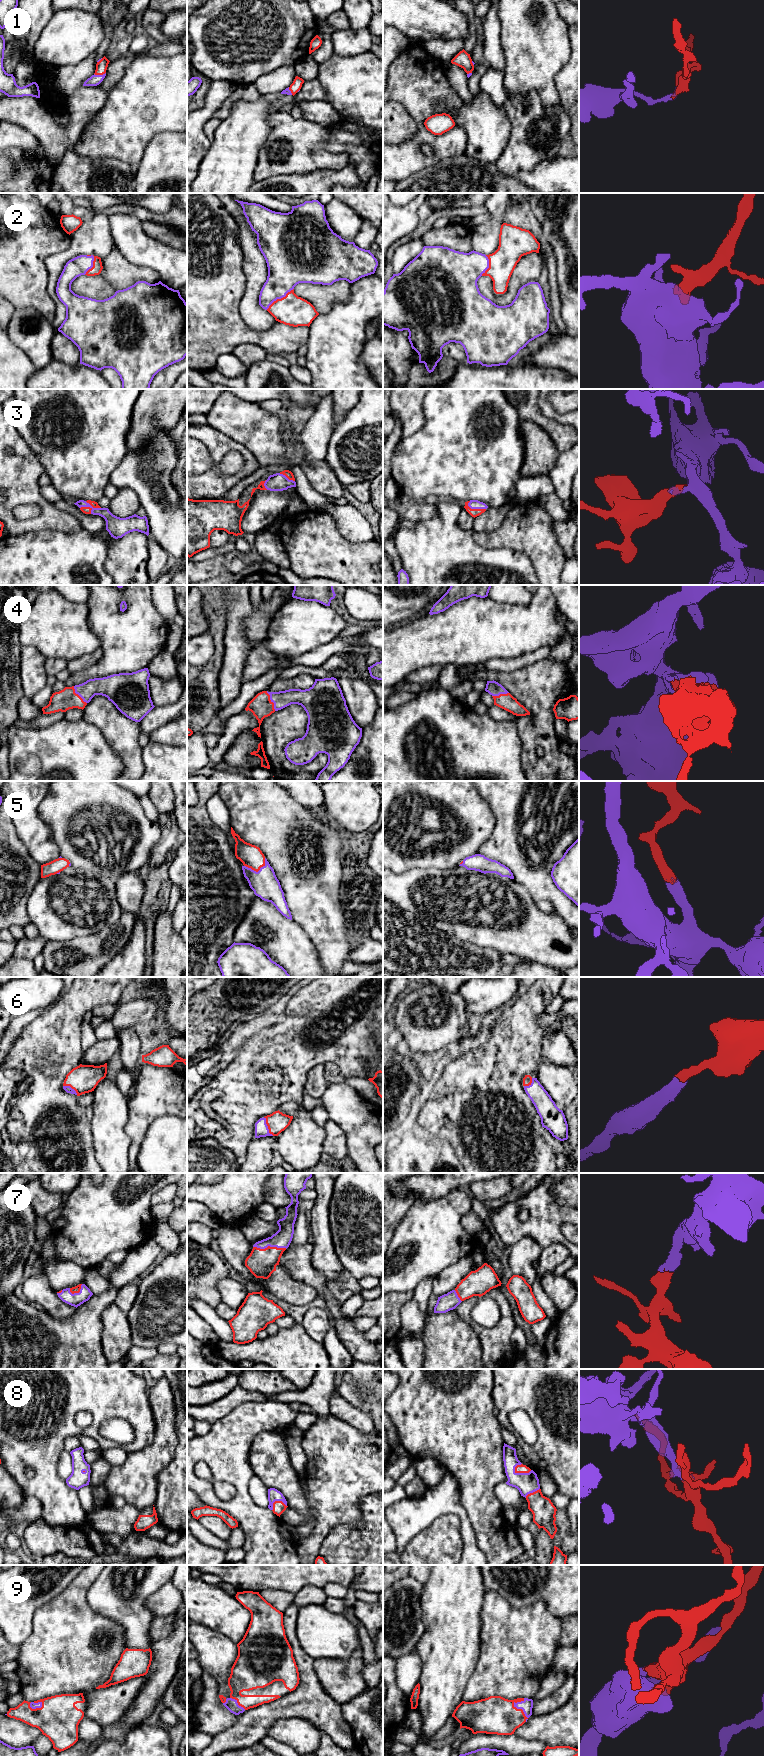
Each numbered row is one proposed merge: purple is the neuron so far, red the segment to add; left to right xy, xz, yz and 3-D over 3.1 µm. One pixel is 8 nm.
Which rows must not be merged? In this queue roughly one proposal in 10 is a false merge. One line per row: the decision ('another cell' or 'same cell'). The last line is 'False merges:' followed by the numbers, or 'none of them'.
1: same cell
2: same cell
3: same cell
4: same cell
5: same cell
6: same cell
7: same cell
8: same cell
9: same cell
False merges: none of them

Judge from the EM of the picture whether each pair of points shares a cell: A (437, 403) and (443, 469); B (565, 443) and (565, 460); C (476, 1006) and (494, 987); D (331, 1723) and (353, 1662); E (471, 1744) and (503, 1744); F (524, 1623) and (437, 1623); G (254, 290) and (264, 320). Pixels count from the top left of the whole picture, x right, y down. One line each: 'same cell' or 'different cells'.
A: same cell
B: different cells
C: same cell
D: different cells
E: same cell
F: different cells
G: same cell

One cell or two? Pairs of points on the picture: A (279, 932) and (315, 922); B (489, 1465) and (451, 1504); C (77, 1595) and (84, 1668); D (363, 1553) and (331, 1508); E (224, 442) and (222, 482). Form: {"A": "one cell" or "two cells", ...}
{"A": "two cells", "B": "two cells", "C": "one cell", "D": "two cells", "E": "one cell"}

